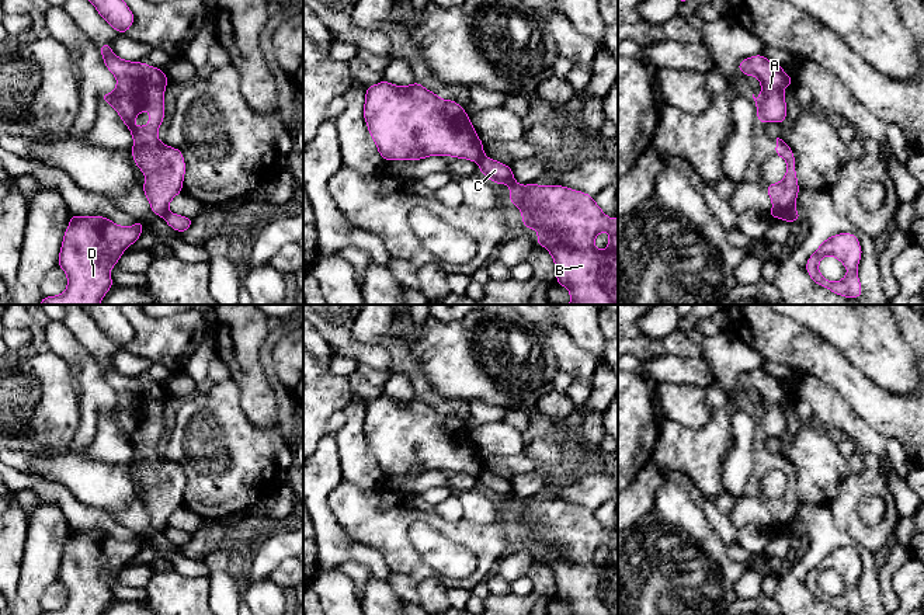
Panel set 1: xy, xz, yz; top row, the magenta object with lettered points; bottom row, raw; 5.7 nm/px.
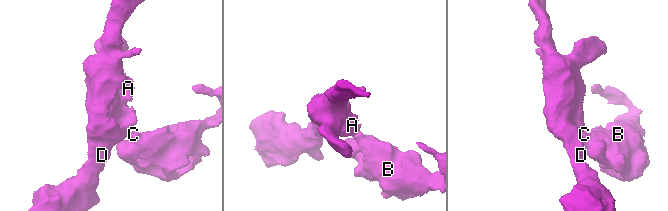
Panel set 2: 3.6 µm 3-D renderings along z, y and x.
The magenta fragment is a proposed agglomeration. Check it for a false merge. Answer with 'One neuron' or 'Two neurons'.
Two neurons

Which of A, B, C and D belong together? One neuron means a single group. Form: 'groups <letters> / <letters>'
groups A D / B C

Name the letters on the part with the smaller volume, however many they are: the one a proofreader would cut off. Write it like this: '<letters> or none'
B, C

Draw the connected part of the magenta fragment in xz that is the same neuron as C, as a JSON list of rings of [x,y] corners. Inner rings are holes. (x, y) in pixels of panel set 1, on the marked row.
[[[483,156],[480,173],[494,184],[510,187],[510,202],[521,209],[522,225],[538,232],[538,246],[550,253],[556,267],[556,282],[570,291],[569,305],[618,305],[618,218],[608,218],[586,192],[563,185],[520,185],[508,164]],[[608,232],[605,250],[595,249],[598,233]]]

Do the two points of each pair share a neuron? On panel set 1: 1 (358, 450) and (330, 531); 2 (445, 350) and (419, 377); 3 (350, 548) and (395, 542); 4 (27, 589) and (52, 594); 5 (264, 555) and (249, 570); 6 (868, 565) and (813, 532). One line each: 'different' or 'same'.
1: different
2: different
3: different
4: different
5: same
6: same

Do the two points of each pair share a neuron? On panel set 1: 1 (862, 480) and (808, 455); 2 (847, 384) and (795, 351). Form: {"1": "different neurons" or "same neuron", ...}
{"1": "different neurons", "2": "same neuron"}

